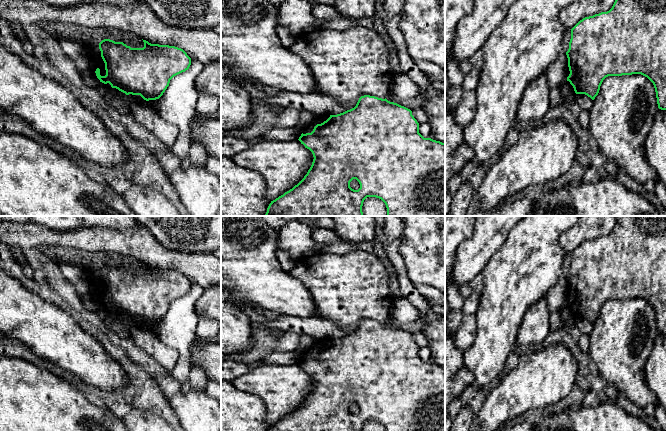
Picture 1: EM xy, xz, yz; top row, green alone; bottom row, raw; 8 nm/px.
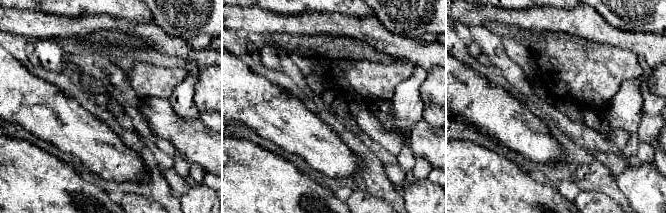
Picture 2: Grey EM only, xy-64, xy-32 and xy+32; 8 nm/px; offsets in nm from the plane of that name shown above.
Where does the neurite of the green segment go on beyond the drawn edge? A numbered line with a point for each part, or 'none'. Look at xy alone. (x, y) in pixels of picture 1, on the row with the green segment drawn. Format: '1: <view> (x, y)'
1: xy (94, 53)

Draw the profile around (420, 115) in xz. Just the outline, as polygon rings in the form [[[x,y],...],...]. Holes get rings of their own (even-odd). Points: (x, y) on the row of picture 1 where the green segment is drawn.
[[[418,108],[416,110],[413,110],[412,115],[414,116],[414,118],[417,120],[417,122],[419,124],[424,123],[424,122],[428,122],[428,115],[423,110],[423,108]]]

